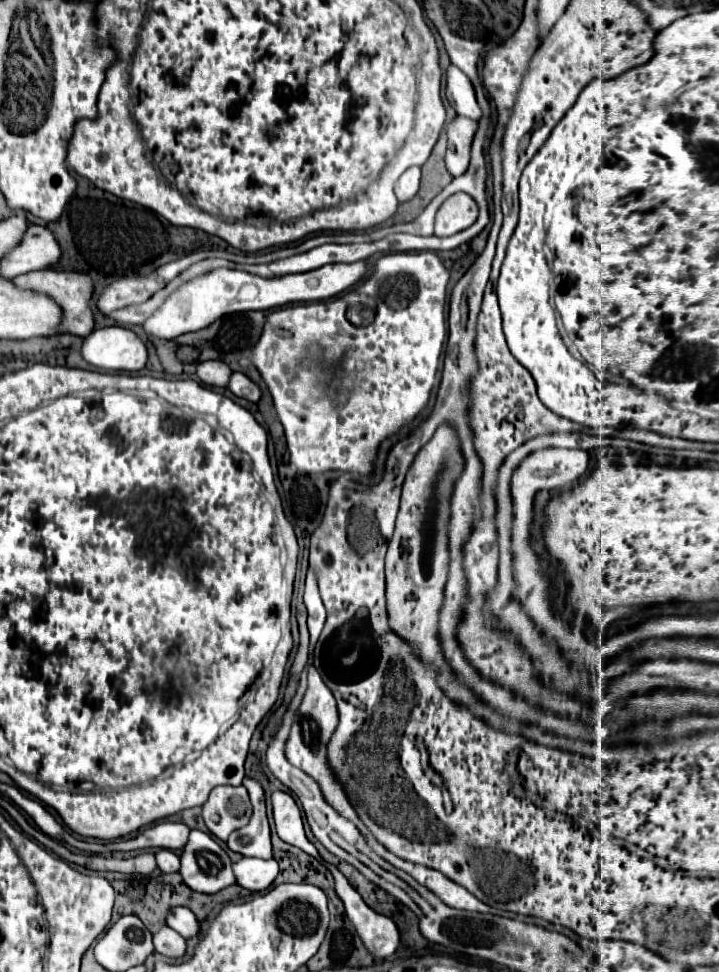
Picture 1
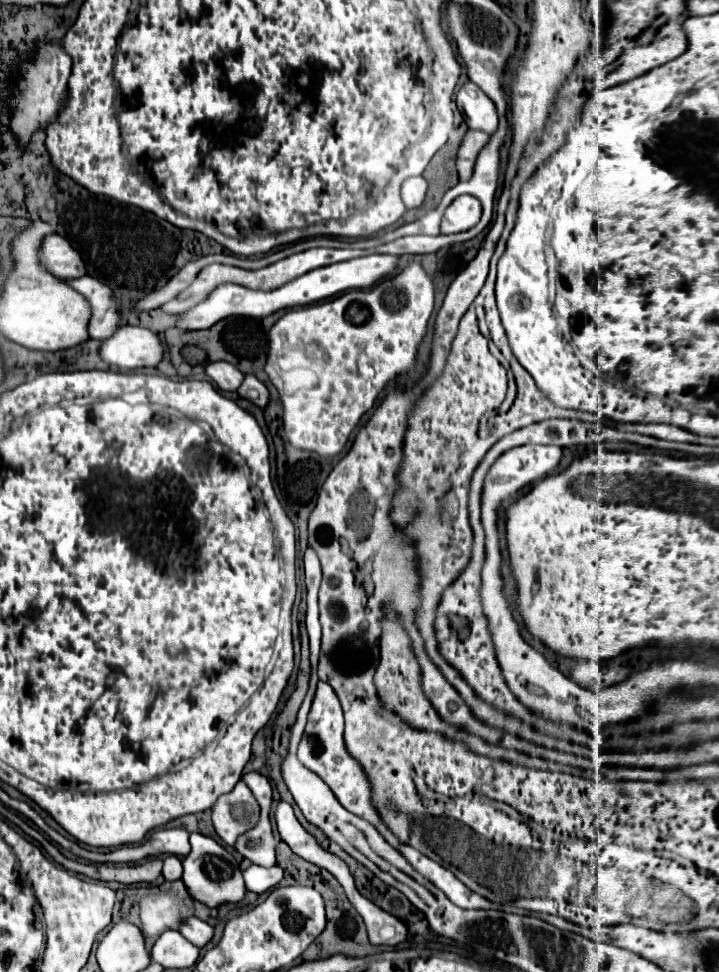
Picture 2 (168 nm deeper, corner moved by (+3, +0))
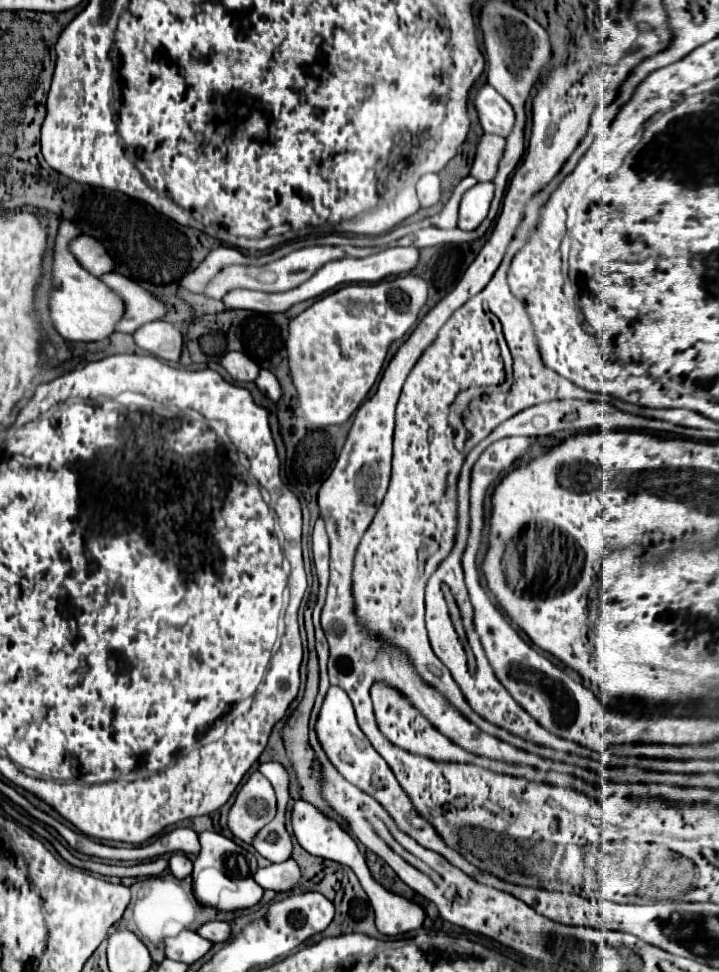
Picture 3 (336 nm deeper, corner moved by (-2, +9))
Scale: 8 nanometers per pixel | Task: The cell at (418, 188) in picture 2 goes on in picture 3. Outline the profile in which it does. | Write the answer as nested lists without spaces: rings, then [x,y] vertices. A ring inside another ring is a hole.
[[[429,173],[429,175],[423,175],[417,183],[417,195],[419,195],[419,201],[423,207],[431,207],[431,205],[437,205],[439,199],[441,199],[441,181],[439,181],[439,175],[435,173]]]

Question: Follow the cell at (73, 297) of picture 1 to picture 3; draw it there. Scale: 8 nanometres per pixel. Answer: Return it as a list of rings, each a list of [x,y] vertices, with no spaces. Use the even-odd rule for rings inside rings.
[[[107,273],[105,277],[101,277],[101,281],[105,281],[105,285],[117,291],[127,305],[125,317],[117,323],[117,331],[135,333],[145,323],[163,319],[171,309],[167,303],[153,297],[149,291],[145,291],[135,281],[123,277],[121,273]]]

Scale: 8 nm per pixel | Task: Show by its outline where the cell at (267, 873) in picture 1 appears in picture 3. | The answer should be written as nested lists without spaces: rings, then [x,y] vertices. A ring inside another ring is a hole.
[[[293,859],[269,865],[265,869],[257,869],[255,873],[255,881],[263,889],[271,889],[277,893],[291,891],[299,883],[299,879],[301,879],[301,869]]]

